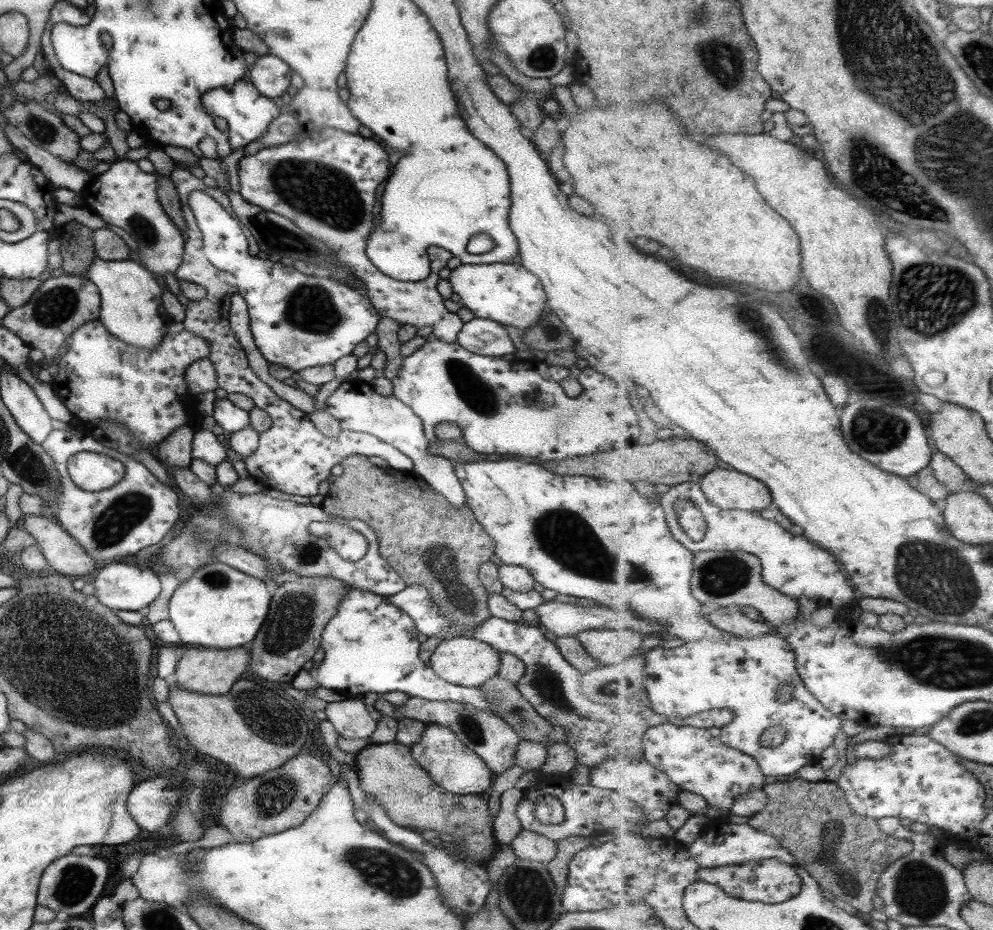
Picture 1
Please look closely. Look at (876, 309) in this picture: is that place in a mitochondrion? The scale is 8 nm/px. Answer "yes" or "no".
yes

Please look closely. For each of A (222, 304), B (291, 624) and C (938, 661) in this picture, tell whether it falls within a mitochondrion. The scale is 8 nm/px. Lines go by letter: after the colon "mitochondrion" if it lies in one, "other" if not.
A: other
B: mitochondrion
C: mitochondrion

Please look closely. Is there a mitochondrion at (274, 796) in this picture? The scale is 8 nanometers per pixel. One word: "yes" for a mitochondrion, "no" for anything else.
yes

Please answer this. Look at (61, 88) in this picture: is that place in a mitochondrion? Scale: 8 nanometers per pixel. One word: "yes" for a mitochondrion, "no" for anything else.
no

